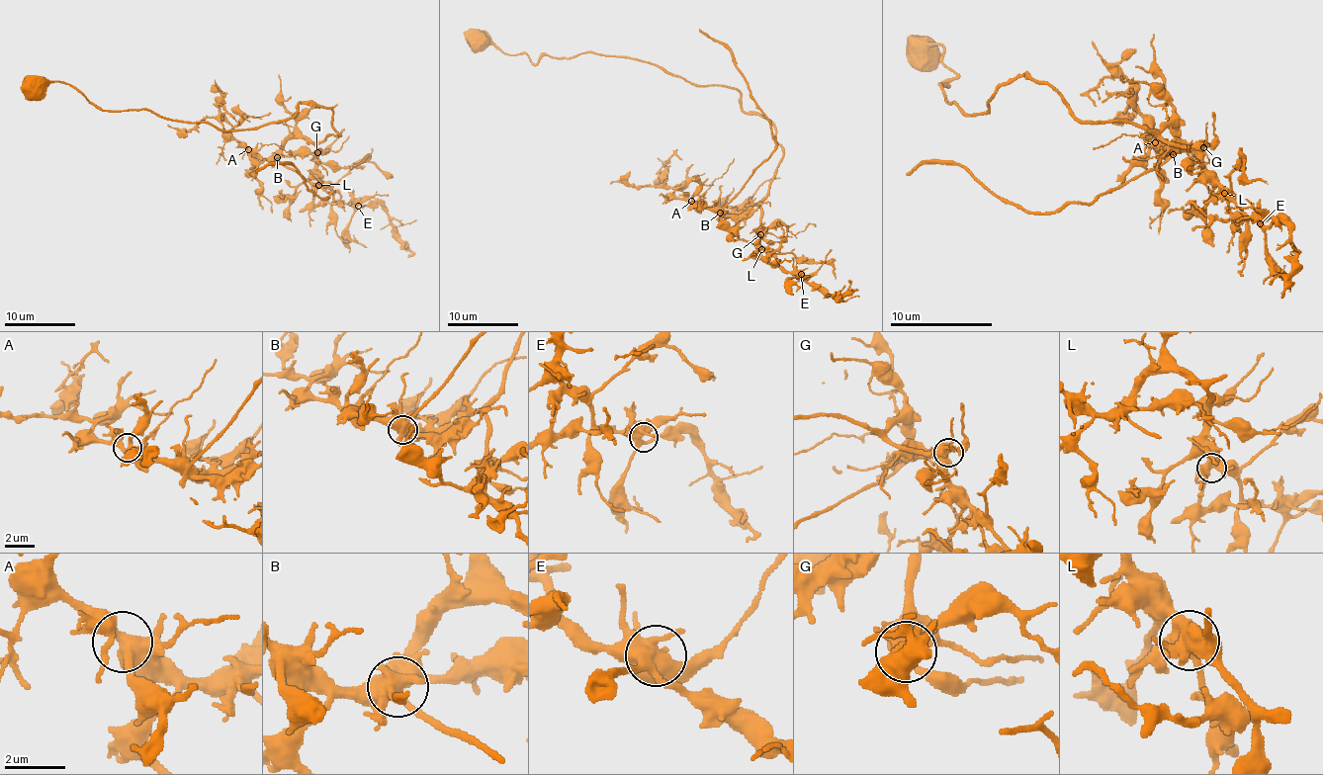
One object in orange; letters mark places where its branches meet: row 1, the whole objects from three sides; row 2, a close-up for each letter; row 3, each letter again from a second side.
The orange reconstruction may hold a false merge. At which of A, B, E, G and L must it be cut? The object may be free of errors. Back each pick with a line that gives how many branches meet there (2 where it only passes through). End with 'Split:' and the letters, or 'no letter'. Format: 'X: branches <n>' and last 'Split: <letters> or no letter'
B: branches 7
Split: B

